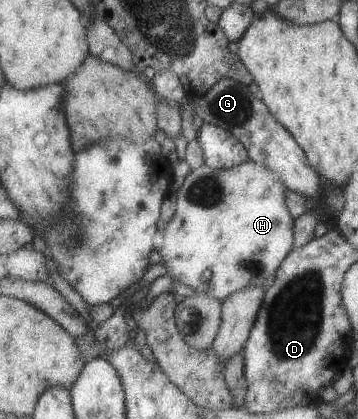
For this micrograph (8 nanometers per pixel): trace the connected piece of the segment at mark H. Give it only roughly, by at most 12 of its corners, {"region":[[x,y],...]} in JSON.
{"region":[[204,162],[157,249],[221,302],[294,249],[284,183]]}

